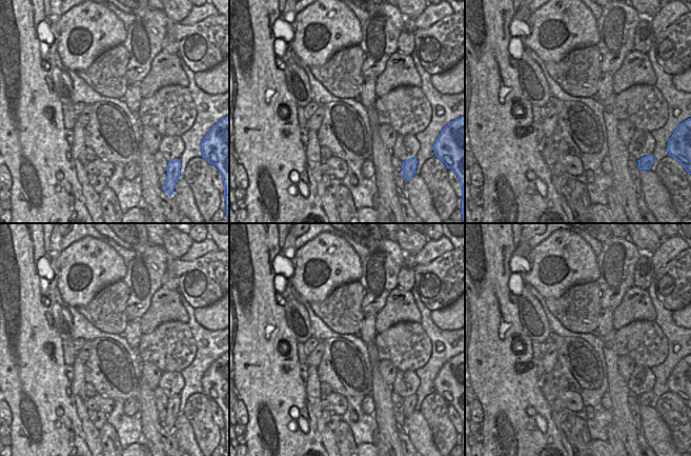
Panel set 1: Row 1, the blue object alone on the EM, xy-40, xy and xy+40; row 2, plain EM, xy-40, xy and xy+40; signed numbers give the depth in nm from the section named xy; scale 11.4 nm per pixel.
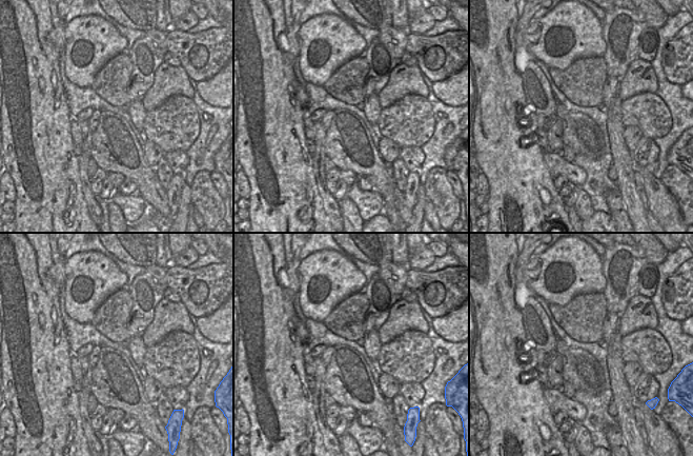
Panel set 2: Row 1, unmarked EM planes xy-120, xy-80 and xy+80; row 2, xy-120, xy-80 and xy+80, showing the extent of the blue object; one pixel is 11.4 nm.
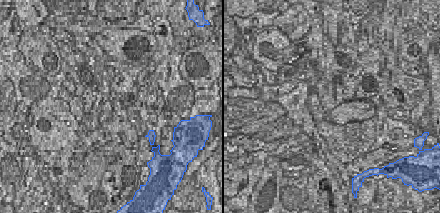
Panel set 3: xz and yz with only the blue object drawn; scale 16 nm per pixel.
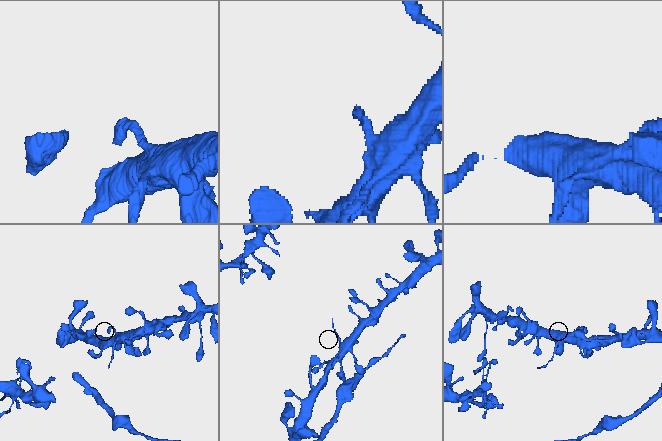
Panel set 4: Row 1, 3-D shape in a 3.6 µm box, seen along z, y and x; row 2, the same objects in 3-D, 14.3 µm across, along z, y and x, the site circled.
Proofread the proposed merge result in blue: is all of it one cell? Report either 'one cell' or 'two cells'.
two cells

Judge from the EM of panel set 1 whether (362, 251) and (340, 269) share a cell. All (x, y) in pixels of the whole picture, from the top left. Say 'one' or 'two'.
two

